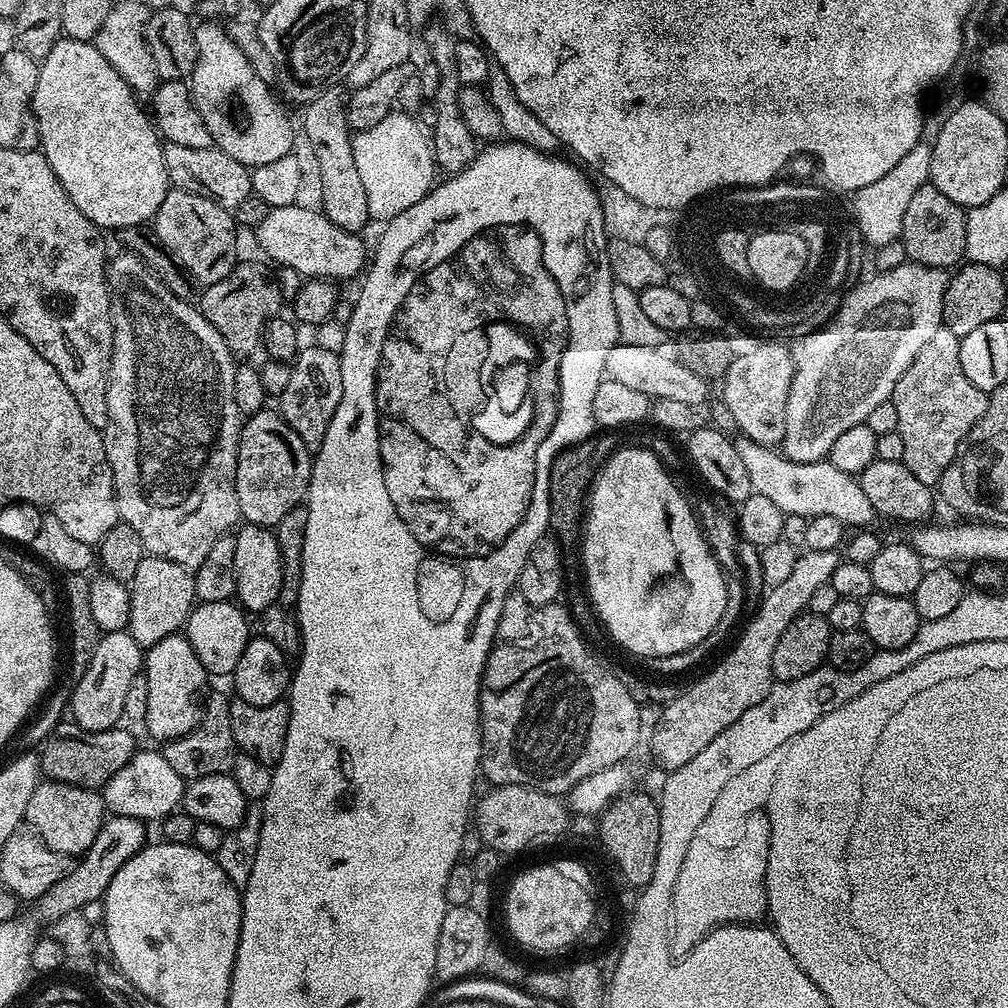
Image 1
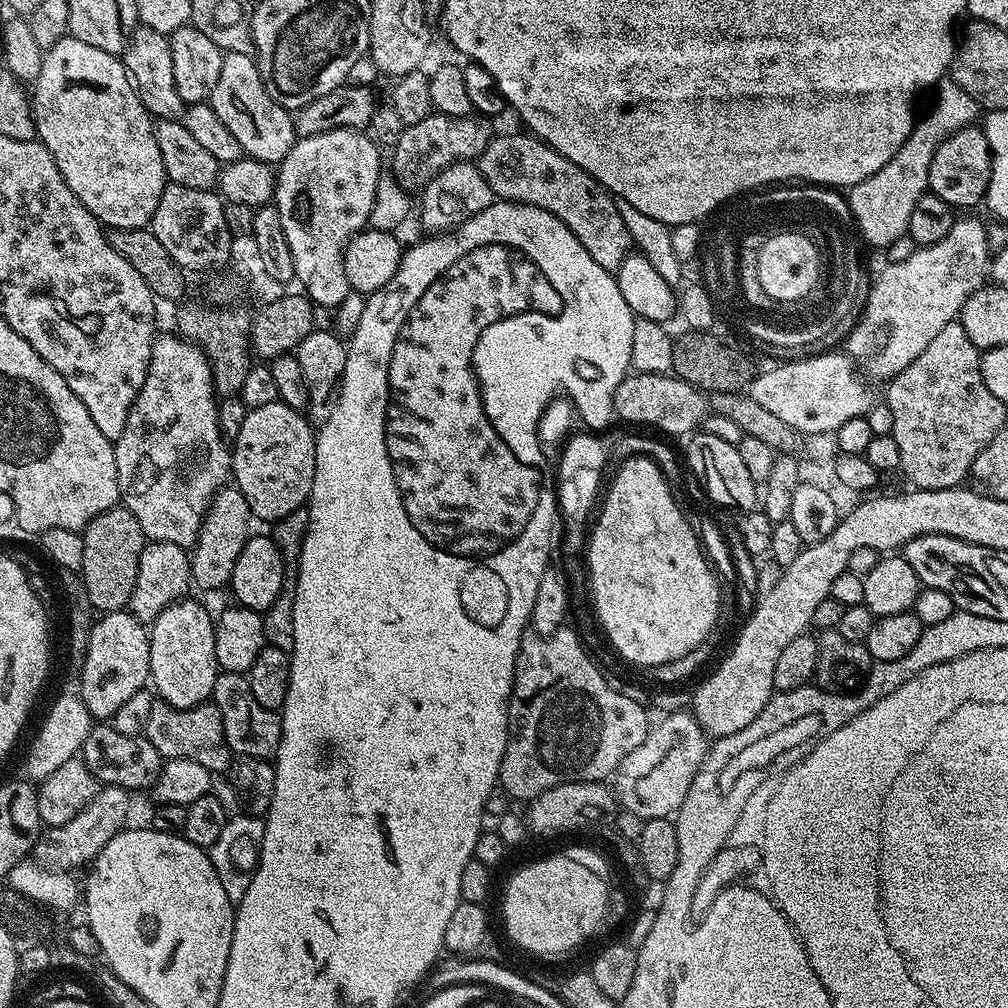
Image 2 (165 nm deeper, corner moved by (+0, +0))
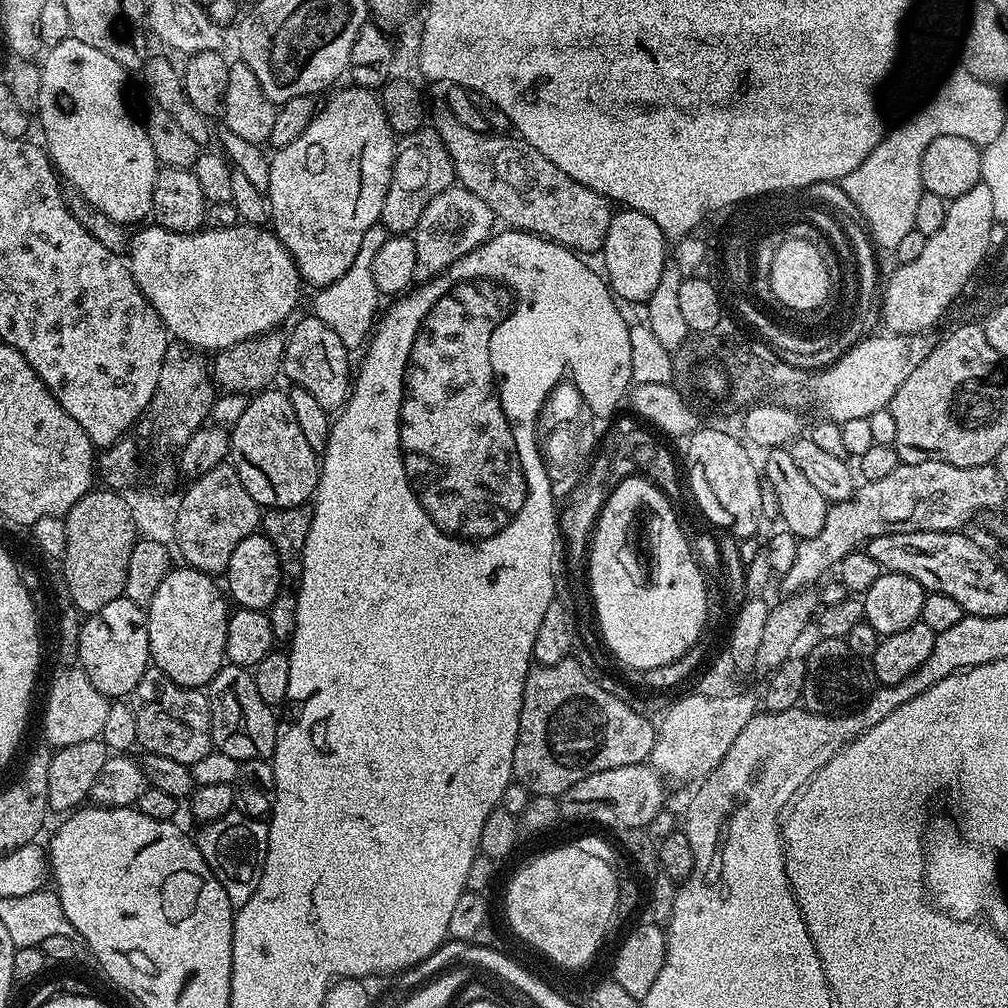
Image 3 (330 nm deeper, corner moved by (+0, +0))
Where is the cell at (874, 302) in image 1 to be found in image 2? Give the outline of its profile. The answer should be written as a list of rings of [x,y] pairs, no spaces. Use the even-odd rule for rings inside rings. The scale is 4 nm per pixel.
[[[972,214],[965,216],[968,216],[965,220],[953,219],[950,234],[946,234],[942,242],[917,247],[910,258],[905,258],[903,262],[885,263],[884,269],[877,276],[875,273],[868,290],[866,306],[861,310],[846,341],[847,355],[852,357],[852,363],[865,377],[887,382],[906,370],[906,366],[910,366],[910,362],[914,362],[914,358],[918,358],[918,354],[930,346],[931,340],[959,317],[960,307],[966,298],[970,298],[970,294],[974,294],[985,283],[990,272],[989,229],[982,221],[975,220]]]

